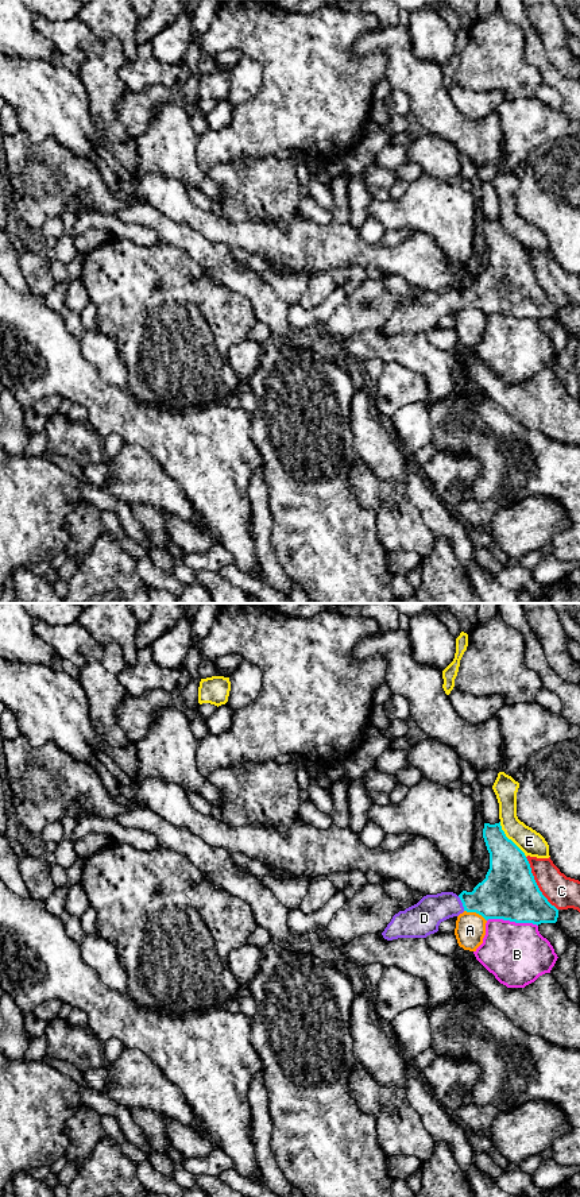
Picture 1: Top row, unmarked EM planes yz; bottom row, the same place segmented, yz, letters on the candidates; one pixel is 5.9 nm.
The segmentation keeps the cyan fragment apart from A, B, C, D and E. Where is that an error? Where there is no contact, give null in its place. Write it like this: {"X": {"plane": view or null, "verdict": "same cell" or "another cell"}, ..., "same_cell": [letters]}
{"A": {"plane": "yz", "verdict": "another cell"}, "B": {"plane": "yz", "verdict": "another cell"}, "C": {"plane": "yz", "verdict": "another cell"}, "D": {"plane": "yz", "verdict": "same cell"}, "E": {"plane": "yz", "verdict": "another cell"}, "same_cell": ["D"]}

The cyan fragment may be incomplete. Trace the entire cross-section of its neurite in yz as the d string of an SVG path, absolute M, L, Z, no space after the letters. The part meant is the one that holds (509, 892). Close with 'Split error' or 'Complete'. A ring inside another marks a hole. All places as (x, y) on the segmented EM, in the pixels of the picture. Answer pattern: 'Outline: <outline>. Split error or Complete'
Outline: M500 822L495 825L484 823L483 838L490 853L490 869L486 879L472 892L463 891L459 896L453 892L424 896L417 904L393 916L382 932L384 939L426 938L438 931L441 922L459 916L464 911L476 912L486 920L503 919L537 926L557 922L558 910L540 891L525 853L506 837Z. Split error

